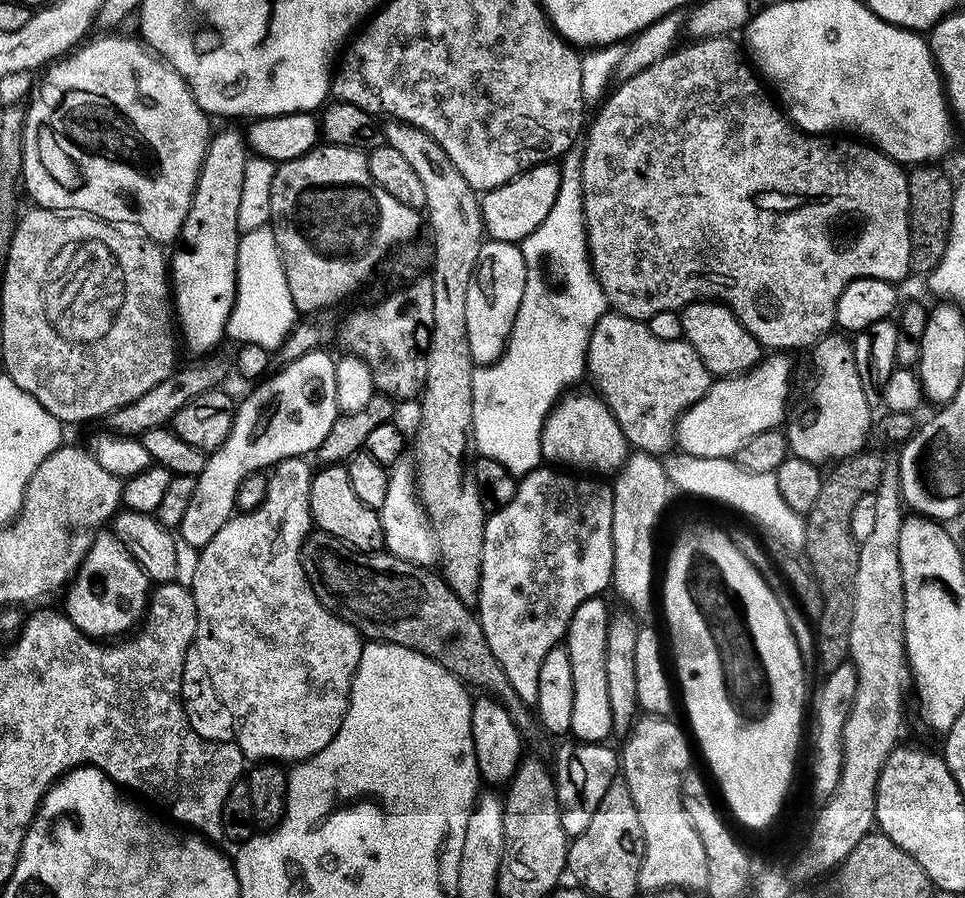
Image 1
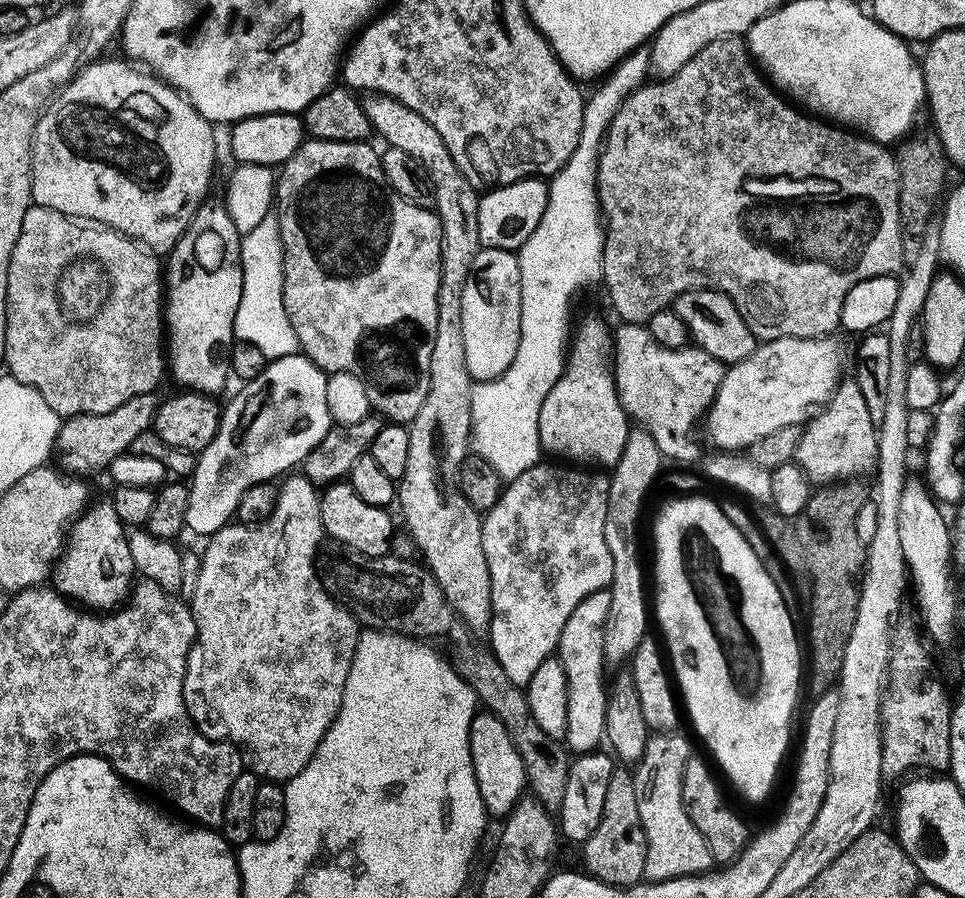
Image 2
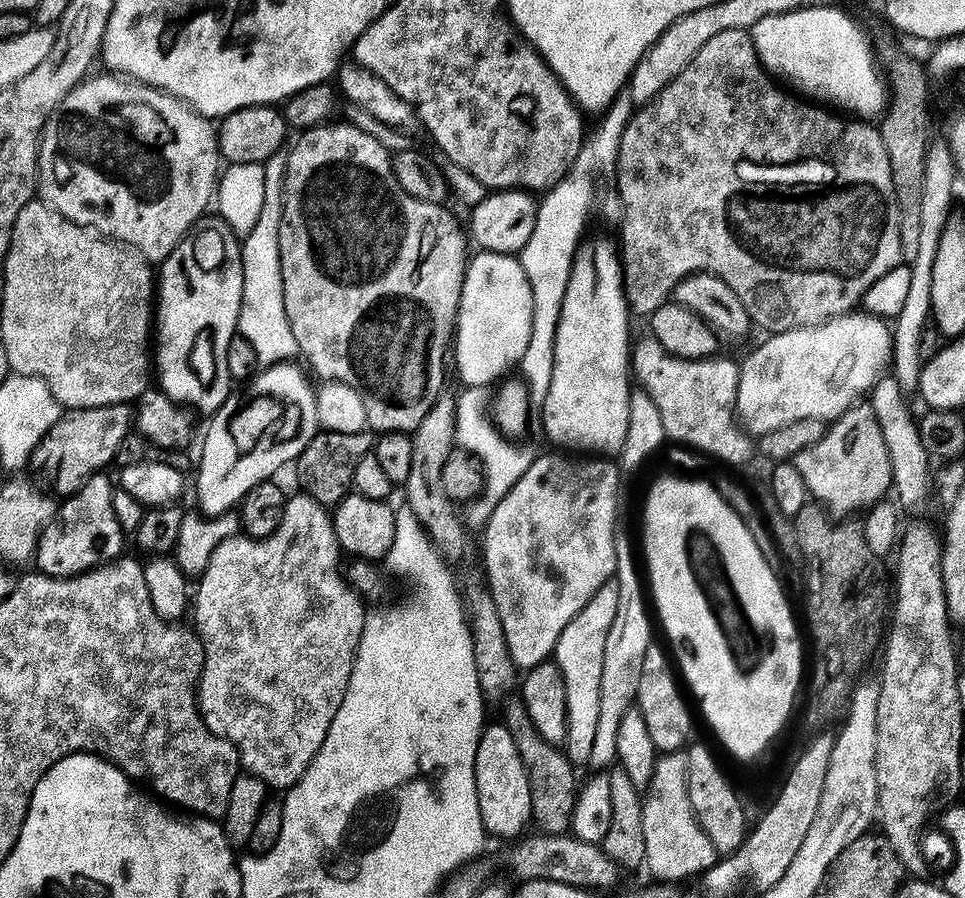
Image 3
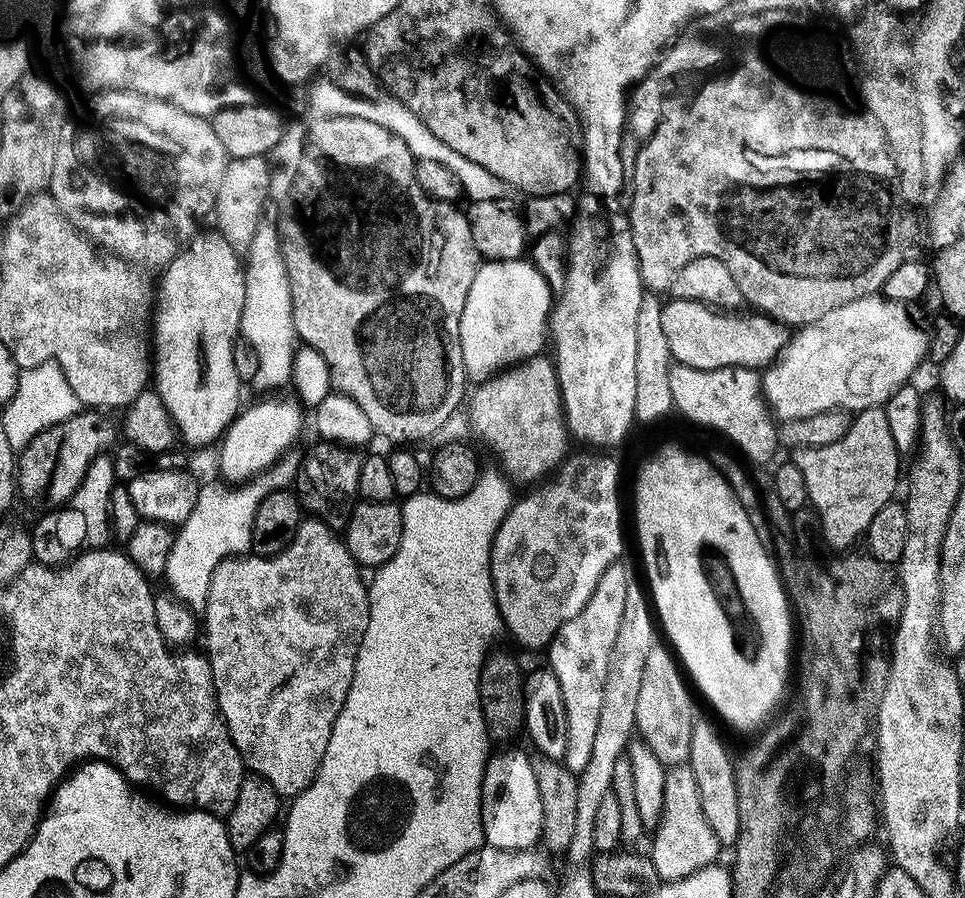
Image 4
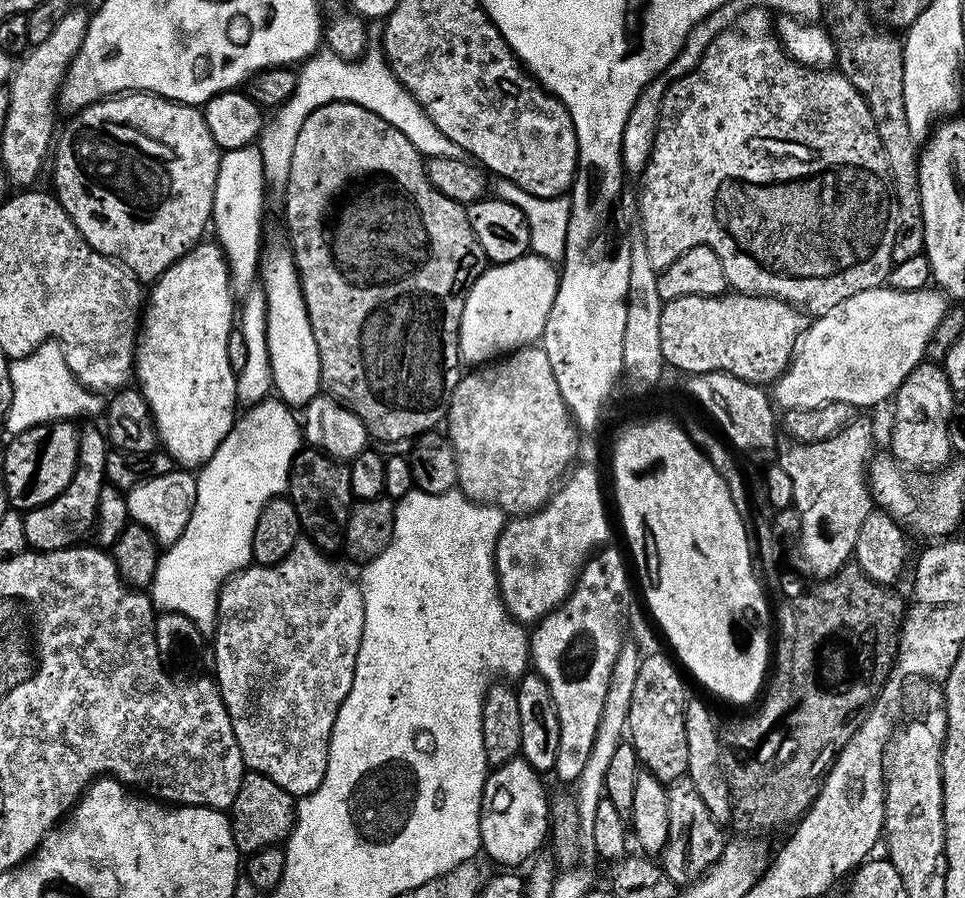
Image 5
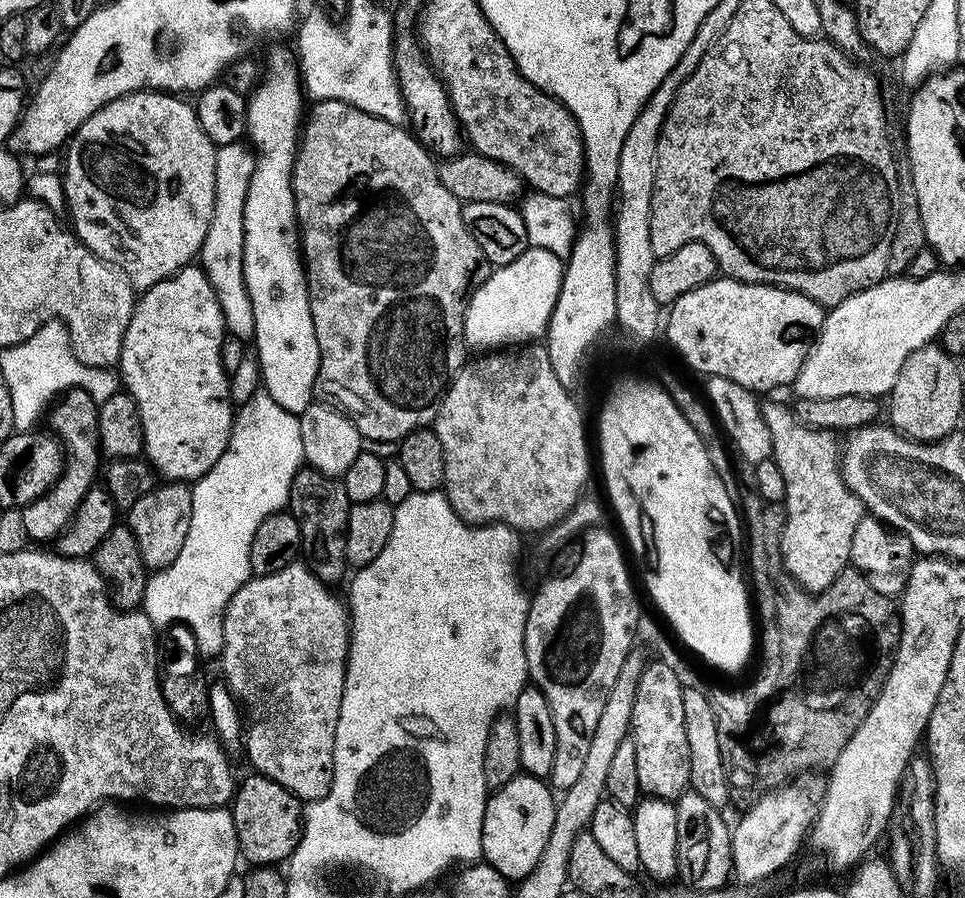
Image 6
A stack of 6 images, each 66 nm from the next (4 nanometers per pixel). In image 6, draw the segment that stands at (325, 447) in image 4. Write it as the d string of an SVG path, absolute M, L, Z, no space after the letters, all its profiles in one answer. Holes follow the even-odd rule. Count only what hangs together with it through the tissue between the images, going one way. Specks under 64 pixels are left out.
M301 466L292 479L288 508L300 527L300 547L313 574L329 586L344 576L346 569L346 522L350 501L343 479L327 476L317 468Z

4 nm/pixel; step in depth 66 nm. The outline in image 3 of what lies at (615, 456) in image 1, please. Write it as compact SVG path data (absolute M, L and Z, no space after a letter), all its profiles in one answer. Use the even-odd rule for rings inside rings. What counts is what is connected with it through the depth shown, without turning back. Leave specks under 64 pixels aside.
M592 236L581 243L566 282L558 330L554 340L554 370L552 381L542 398L544 432L560 450L575 450L580 454L599 454L612 458L626 442L627 418L630 417L630 340L628 344L628 299L624 296L624 269L615 239Z

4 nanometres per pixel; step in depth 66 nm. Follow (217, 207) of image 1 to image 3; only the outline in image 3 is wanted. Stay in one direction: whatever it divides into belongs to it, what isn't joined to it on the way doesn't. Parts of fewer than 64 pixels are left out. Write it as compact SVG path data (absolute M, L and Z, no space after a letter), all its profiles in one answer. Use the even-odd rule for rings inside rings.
M201 219L159 265L158 295L154 300L154 372L160 375L158 387L177 404L191 406L197 413L205 414L220 409L230 394L226 346L230 346L230 338L237 335L243 296L241 237L232 232L224 219L208 219Z

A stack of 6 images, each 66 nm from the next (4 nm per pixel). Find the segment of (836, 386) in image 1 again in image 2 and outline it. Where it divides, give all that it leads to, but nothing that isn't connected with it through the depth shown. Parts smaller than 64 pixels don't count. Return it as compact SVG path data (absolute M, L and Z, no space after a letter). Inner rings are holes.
M841 379L835 399L823 405L803 425L796 447L795 463L816 486L867 477L867 472L869 475L876 471L879 446L877 429L878 425L870 418L866 398L862 398L862 390L856 385L855 379Z

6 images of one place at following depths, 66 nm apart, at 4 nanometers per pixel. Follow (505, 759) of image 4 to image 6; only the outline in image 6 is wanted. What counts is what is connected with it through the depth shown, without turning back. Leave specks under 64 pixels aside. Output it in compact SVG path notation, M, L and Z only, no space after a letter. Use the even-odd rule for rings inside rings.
M519 774L488 797L482 818L482 856L509 882L519 882L526 874L530 874L530 870L538 866L538 858L542 858L542 850L546 850L546 841L550 839L550 830L554 830L556 817L557 801L554 796L552 800L552 795L554 795L553 789L541 777Z

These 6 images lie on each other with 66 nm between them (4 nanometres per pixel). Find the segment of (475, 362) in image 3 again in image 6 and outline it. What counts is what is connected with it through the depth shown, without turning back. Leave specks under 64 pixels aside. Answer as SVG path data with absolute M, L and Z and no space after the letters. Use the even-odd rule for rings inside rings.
M529 247L514 262L499 265L495 270L489 271L482 282L482 286L473 292L468 300L468 309L464 315L464 342L472 344L476 350L500 350L505 346L520 346L525 342L535 341L543 337L548 331L548 323L560 293L560 283L564 277L564 264L550 250L545 248Z

